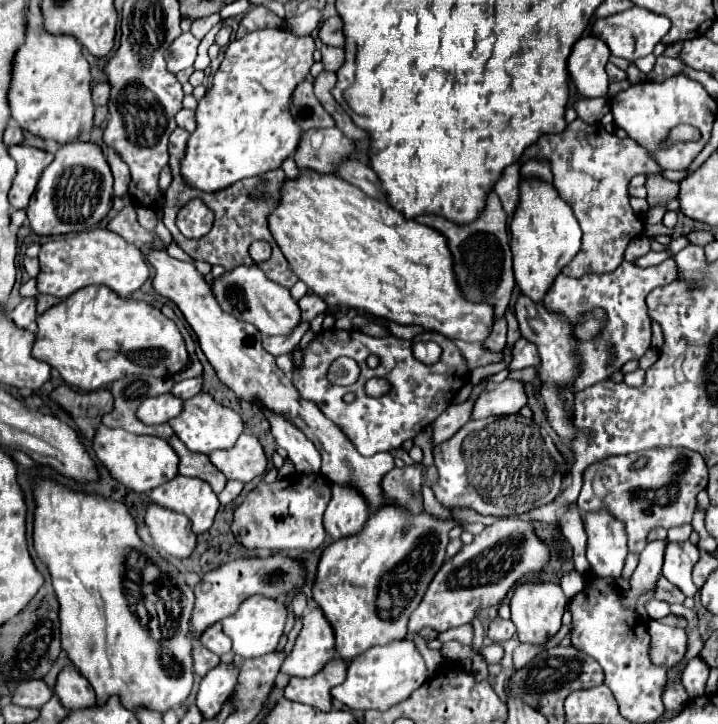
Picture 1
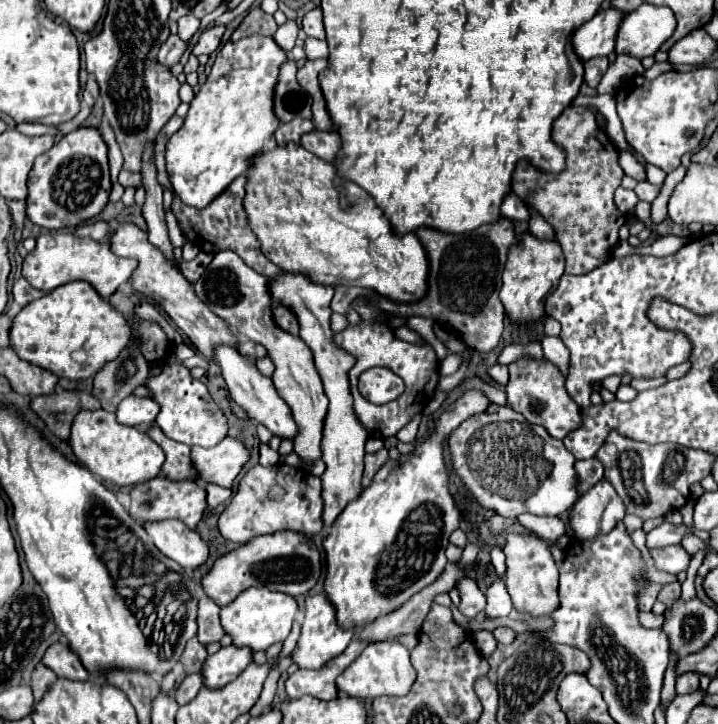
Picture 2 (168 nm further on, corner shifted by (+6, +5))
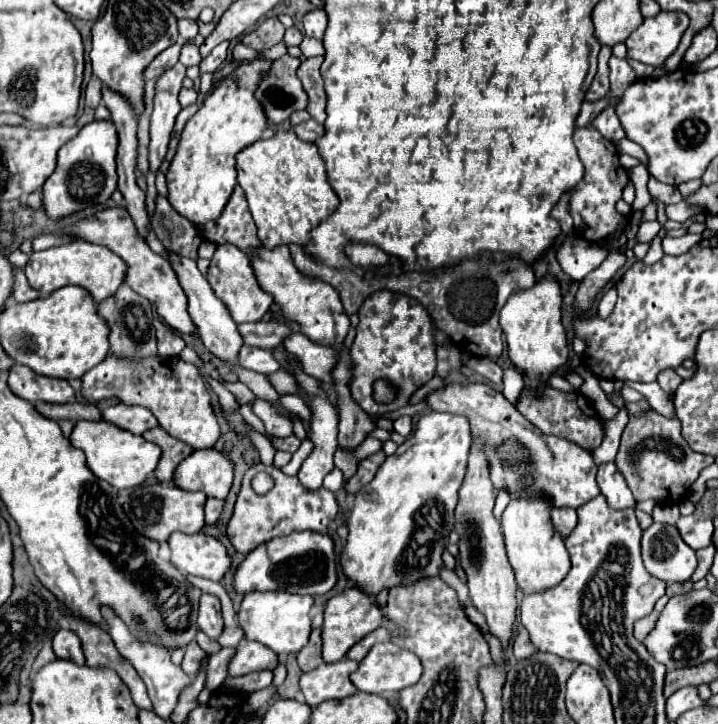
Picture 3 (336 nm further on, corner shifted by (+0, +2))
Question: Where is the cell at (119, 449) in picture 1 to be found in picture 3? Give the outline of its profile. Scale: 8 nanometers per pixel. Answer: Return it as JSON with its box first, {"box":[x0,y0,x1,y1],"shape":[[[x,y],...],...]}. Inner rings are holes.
{"box":[69,420,161,490],"shape":[[[81,420],[79,424],[75,424],[69,440],[75,448],[81,448],[85,452],[87,466],[91,468],[91,472],[97,478],[109,482],[117,490],[141,486],[147,480],[147,476],[155,472],[161,456],[161,448],[157,444],[151,444],[143,440],[143,436],[127,432],[107,420],[99,420],[99,422]]]}

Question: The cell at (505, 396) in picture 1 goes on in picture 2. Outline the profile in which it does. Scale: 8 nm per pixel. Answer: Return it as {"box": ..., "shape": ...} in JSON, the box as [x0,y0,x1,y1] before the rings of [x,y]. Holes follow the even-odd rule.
{"box":[323,391,491,631],"shape":[[[479,391],[463,393],[439,415],[439,419],[435,421],[435,429],[431,429],[431,433],[417,445],[417,449],[421,451],[411,453],[403,461],[389,459],[387,465],[375,473],[371,485],[365,487],[361,495],[353,499],[333,523],[331,533],[323,541],[327,553],[325,591],[337,609],[337,621],[341,627],[353,627],[357,631],[363,629],[375,617],[389,613],[397,609],[397,605],[409,601],[409,597],[419,593],[423,587],[431,585],[443,573],[447,565],[443,553],[447,547],[449,533],[453,533],[461,523],[461,513],[449,493],[449,469],[445,465],[443,443],[465,419],[485,411],[489,403],[491,401]]]}

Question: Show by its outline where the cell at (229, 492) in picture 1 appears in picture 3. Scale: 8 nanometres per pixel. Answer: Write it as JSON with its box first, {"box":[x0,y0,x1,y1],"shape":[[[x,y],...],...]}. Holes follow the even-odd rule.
{"box":[205,498,225,524],"shape":[[[207,498],[207,506],[205,506],[205,522],[207,522],[207,524],[213,524],[213,522],[219,518],[223,504],[225,504],[225,500]]]}

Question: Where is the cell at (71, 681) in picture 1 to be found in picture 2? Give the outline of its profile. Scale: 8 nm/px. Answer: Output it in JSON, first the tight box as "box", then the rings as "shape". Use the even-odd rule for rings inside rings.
{"box":[43,643,89,681],"shape":[[[53,643],[45,655],[43,655],[45,665],[49,665],[55,675],[65,677],[65,679],[73,679],[73,681],[87,681],[89,673],[85,671],[81,659],[65,645],[65,643]]]}

